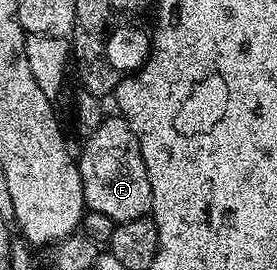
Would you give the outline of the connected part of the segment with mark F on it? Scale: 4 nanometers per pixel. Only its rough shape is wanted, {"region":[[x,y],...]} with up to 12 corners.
{"region":[[121,117],[77,156],[87,208],[115,225],[151,214],[152,185]]}

